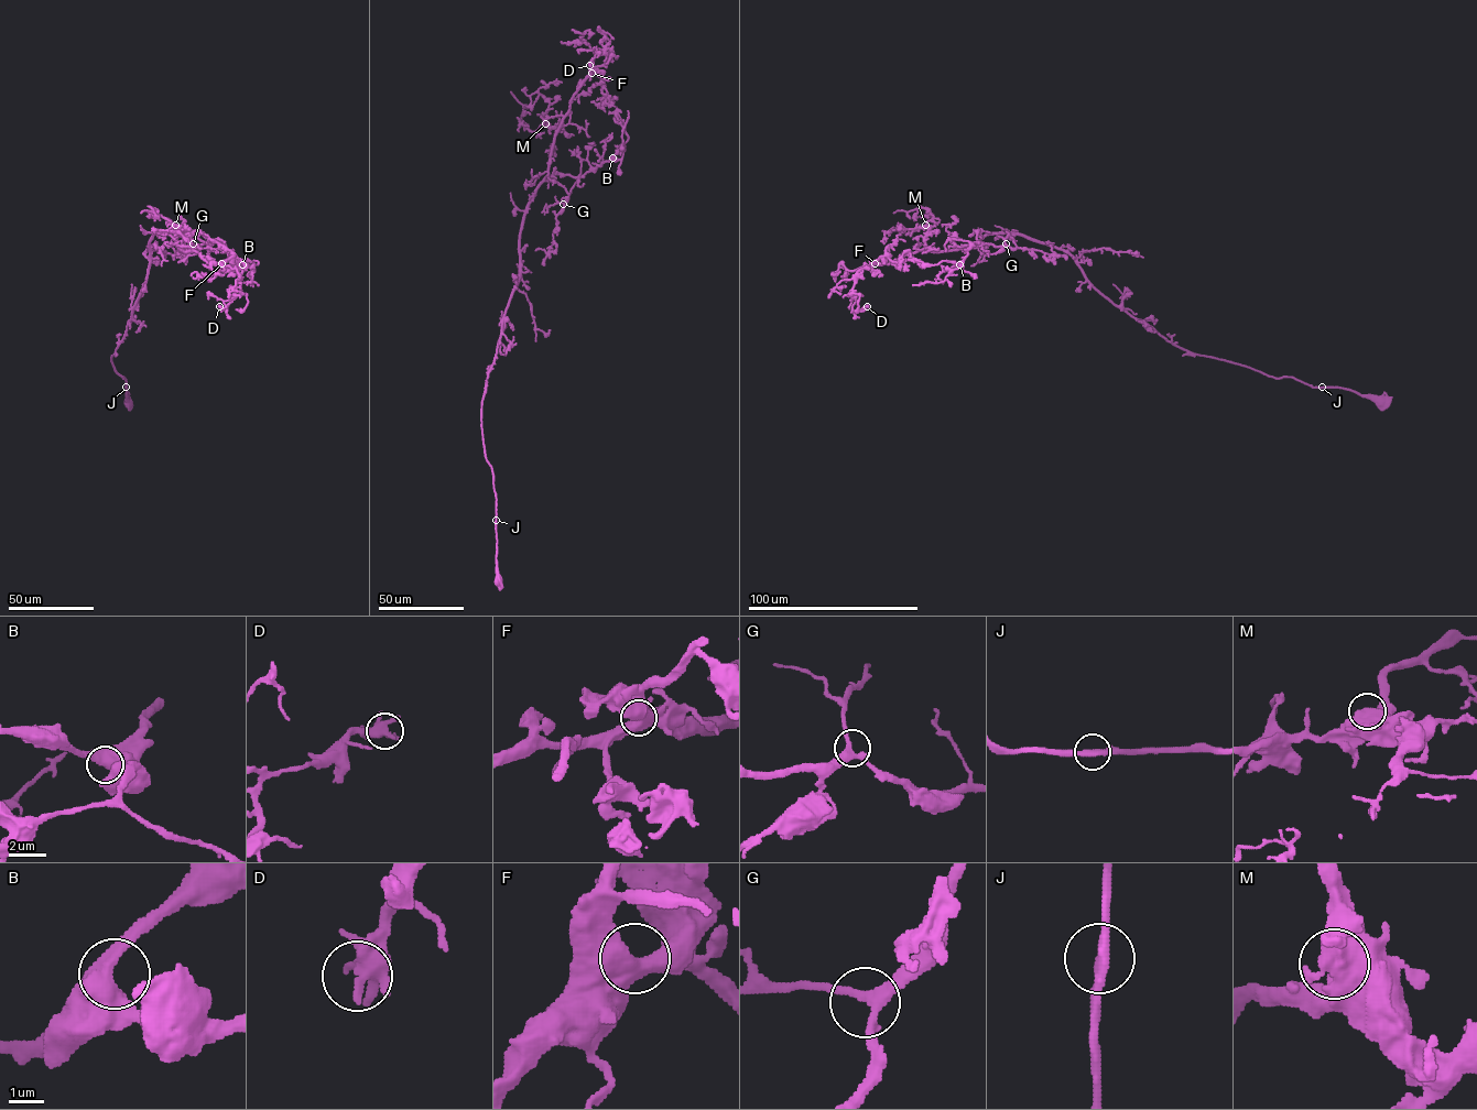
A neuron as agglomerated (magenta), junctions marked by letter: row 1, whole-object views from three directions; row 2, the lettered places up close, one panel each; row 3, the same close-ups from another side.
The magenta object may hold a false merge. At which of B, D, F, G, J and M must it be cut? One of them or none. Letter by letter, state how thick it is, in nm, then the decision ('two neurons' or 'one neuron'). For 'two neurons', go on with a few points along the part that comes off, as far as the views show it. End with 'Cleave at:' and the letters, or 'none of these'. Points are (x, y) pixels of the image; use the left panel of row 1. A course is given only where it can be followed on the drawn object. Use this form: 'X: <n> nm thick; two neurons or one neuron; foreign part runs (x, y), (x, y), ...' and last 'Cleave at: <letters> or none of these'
B: 550 nm thick; one neuron
D: 400 nm thick; one neuron
F: 600 nm thick; one neuron
G: 240 nm thick; one neuron
J: 280 nm thick; one neuron
M: 600 nm thick; one neuron
Cleave at: none of these

